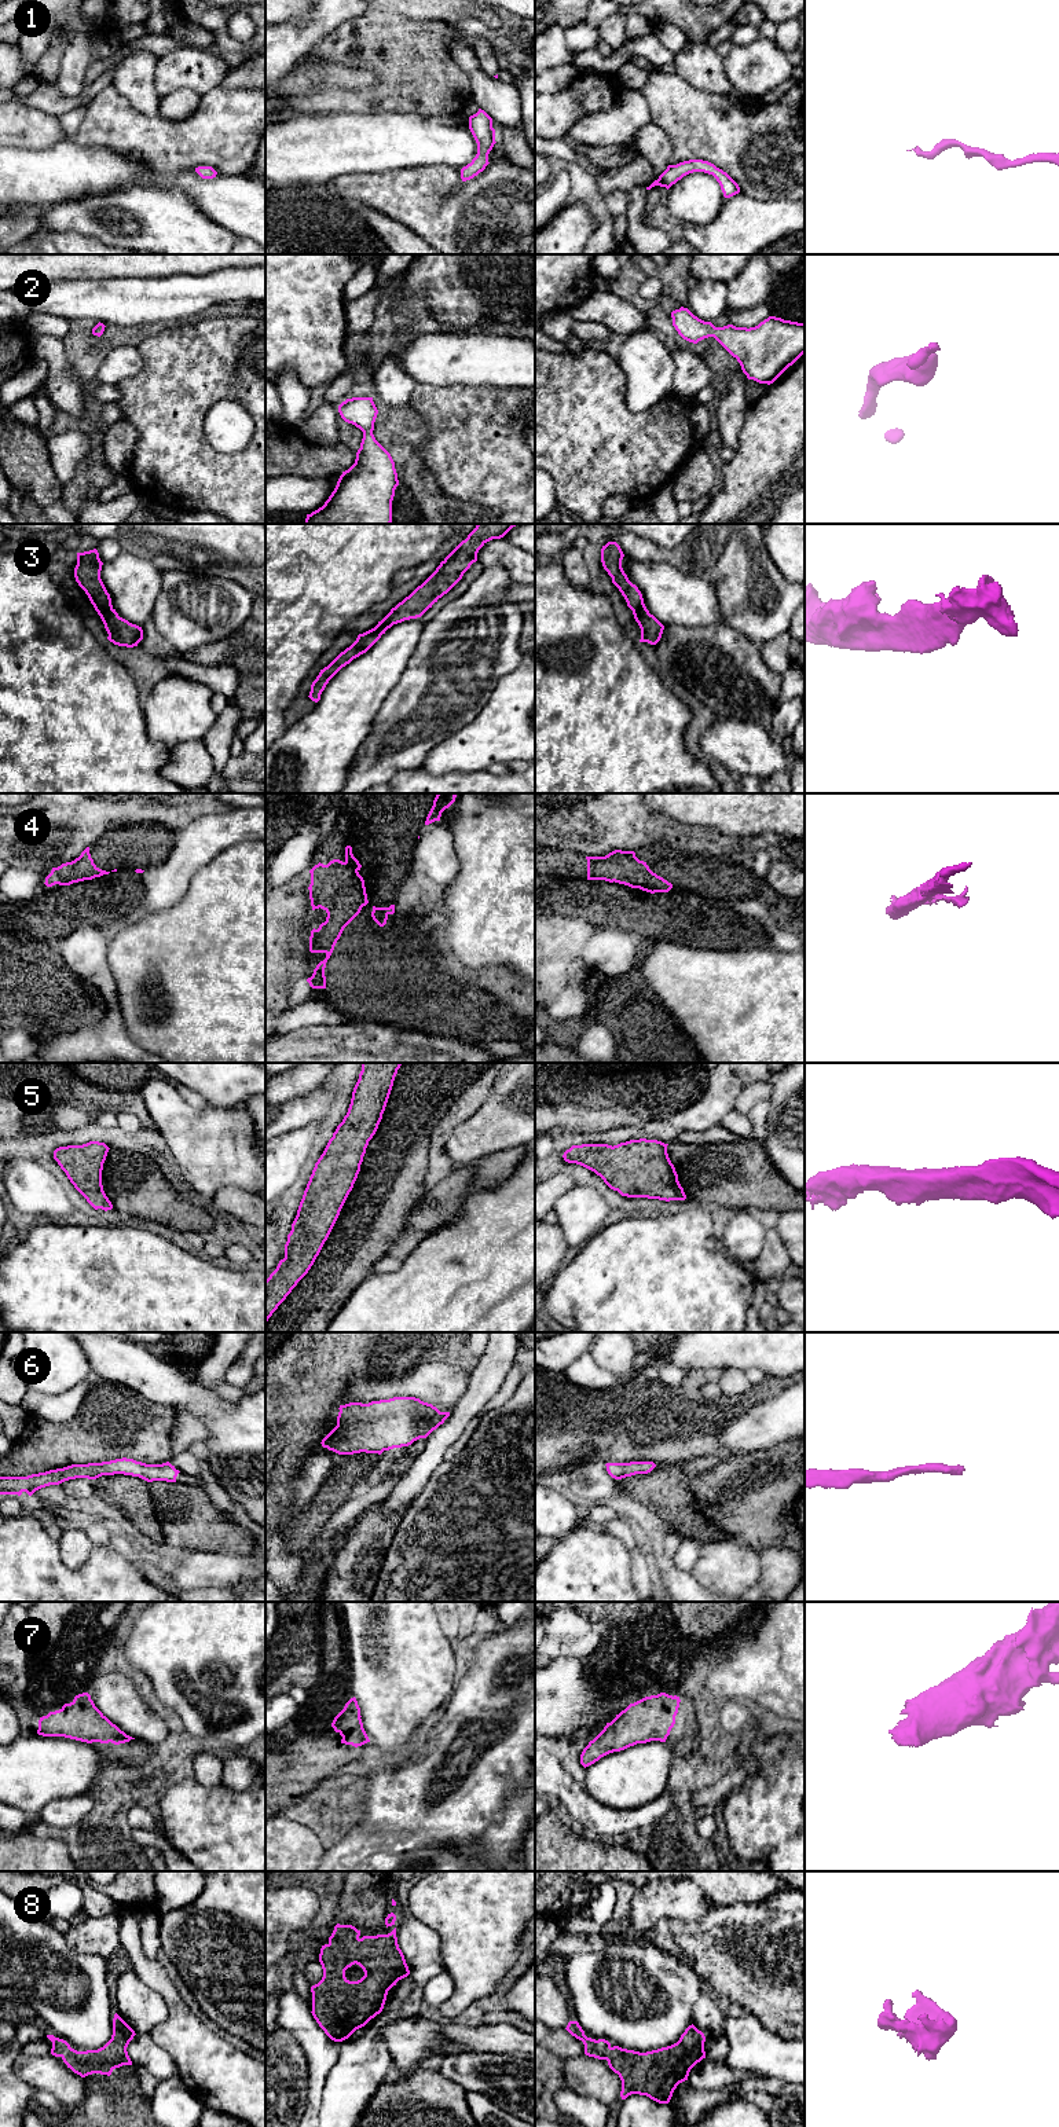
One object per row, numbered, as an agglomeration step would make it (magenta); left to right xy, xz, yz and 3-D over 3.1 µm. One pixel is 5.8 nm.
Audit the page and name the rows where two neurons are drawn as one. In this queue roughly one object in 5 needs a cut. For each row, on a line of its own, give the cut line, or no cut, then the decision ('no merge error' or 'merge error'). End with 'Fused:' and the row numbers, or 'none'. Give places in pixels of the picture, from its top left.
1: cut none; no merge error
2: cut none; no merge error
3: cut none; no merge error
4: cut none; no merge error
5: cut none; no merge error
6: cut none; no merge error
7: cut none; no merge error
8: cut none; no merge error
Fused: none

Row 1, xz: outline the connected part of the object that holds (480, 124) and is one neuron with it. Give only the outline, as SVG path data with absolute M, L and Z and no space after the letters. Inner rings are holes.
M481 109L469 117L469 129L477 143L477 154L470 164L461 169L462 181L470 180L485 169L488 154L495 142L495 129L492 128L492 118Z

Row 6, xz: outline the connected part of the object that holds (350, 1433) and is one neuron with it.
M415 1397L340 1405L337 1426L322 1446L338 1455L378 1453L426 1438L450 1416Z

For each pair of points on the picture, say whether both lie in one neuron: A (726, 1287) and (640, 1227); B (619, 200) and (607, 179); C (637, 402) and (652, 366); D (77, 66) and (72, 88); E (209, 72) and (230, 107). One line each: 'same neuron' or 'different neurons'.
A: same neuron
B: different neurons
C: same neuron
D: same neuron
E: different neurons

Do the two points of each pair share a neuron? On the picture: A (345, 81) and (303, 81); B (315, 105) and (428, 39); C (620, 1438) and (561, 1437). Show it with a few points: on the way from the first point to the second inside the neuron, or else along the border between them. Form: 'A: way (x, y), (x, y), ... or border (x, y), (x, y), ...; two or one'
A: way (334, 77), (314, 77); one
B: way (344, 101), (369, 101), (402, 68); one
C: way (605, 1437), (576, 1437); one

